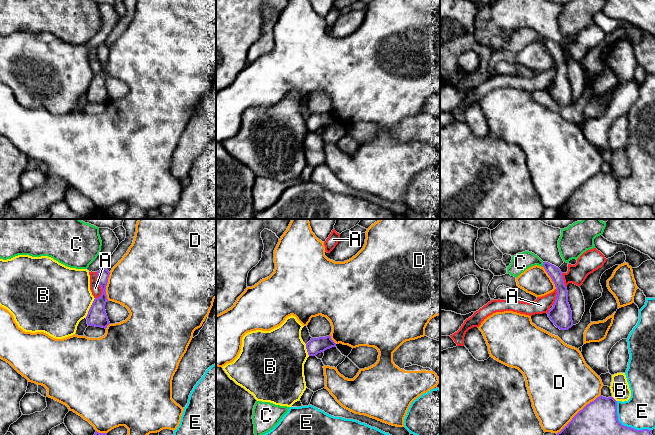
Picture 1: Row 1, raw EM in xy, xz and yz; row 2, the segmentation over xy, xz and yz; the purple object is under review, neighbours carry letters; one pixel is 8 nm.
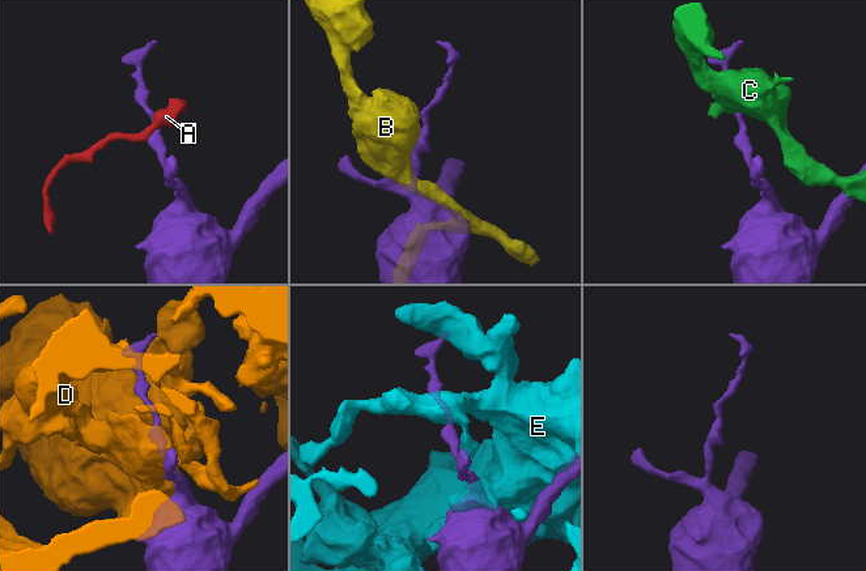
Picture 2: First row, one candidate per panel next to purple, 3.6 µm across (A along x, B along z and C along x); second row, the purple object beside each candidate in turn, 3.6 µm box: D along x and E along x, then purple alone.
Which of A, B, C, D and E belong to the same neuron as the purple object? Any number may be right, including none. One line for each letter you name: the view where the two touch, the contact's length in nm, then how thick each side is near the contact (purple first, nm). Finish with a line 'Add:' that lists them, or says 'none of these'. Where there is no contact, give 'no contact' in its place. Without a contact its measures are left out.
Add: none of these

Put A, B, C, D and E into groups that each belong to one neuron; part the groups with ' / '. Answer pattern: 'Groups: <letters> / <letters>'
Groups: A C / B / D / E

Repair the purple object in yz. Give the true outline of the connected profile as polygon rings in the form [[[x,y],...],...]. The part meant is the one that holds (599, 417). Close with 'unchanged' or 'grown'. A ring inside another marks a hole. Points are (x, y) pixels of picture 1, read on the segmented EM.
[[[599,396],[580,410],[557,435],[652,435],[652,430],[636,430],[618,420],[617,401]]]; unchanged

